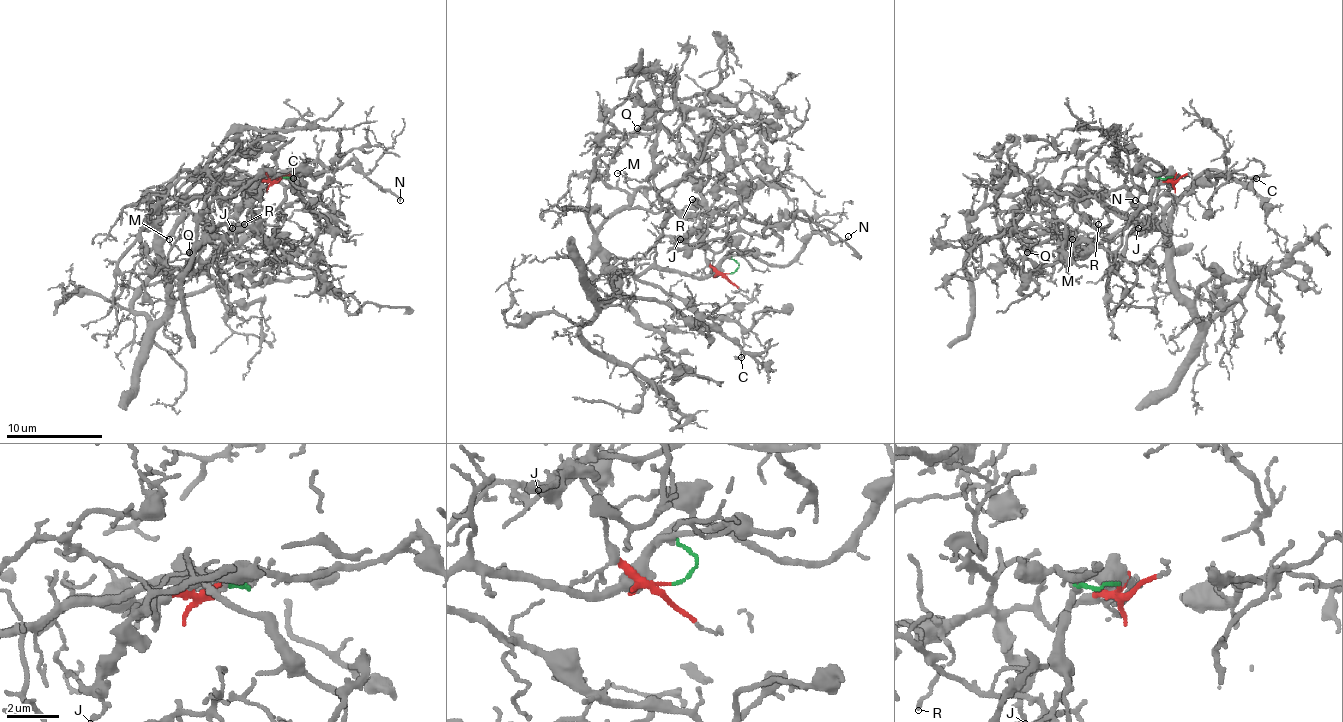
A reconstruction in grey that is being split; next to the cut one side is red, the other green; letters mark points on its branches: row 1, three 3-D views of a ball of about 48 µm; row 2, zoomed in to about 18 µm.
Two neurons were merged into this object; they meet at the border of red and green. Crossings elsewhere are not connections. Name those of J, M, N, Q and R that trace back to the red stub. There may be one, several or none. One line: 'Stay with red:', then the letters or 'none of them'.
Stay with red: J, M, Q, R

